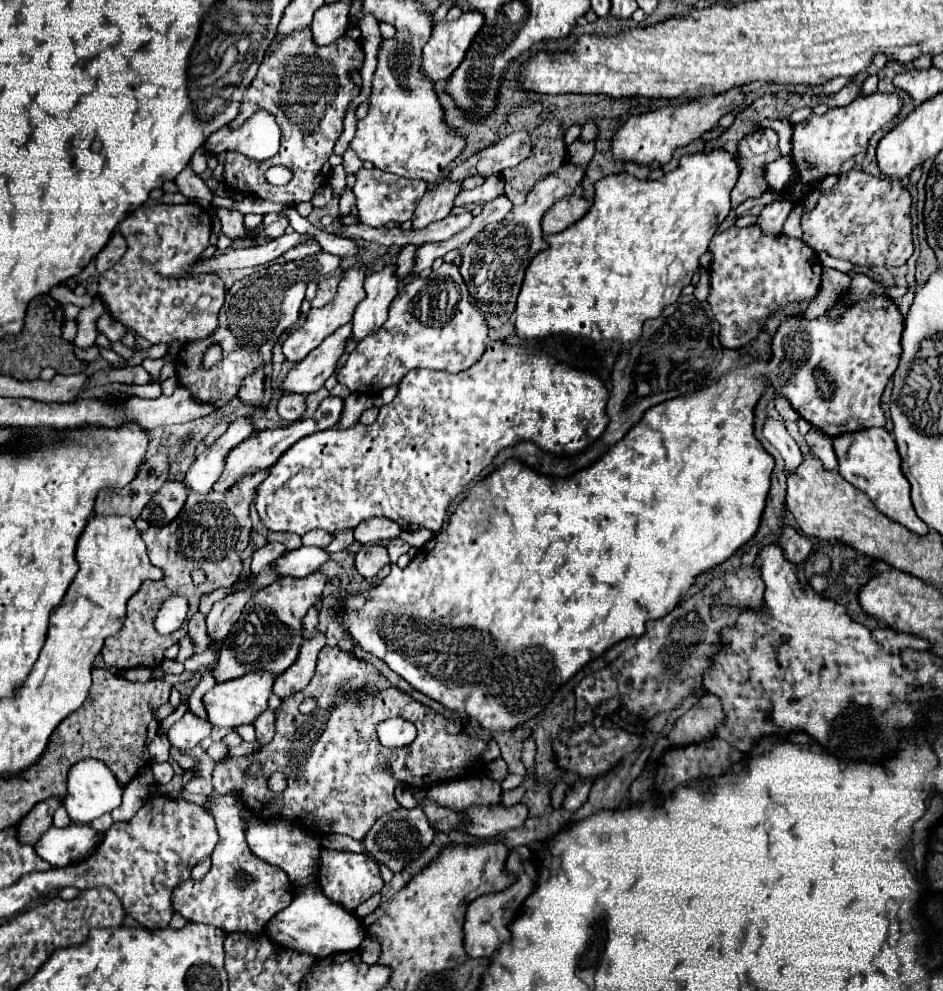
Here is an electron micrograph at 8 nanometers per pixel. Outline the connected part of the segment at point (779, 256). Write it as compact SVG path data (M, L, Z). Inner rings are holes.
M732 226L722 234L714 234L710 252L714 260L710 266L708 304L720 324L720 344L724 348L736 350L748 344L772 312L790 302L814 298L818 292L822 264L818 254L802 240L784 234L768 236L758 226Z

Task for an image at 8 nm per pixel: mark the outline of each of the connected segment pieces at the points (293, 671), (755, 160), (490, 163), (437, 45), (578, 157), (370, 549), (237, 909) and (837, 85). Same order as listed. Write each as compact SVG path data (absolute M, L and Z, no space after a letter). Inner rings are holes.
M316 634L314 638L306 638L300 646L300 654L298 654L298 660L294 662L294 666L290 666L290 670L282 672L276 678L274 694L278 694L280 698L286 698L286 696L294 696L296 692L304 690L314 676L316 656L324 646L326 646L324 634Z
M770 130L770 146L768 150L752 150L750 140L760 140L762 134L746 136L738 142L738 160L740 160L740 178L732 190L732 208L736 210L744 200L758 198L768 190L768 182L764 178L764 168L780 158L778 148L778 134ZM768 156L768 158L766 158Z
M526 130L512 132L498 140L492 146L486 146L484 150L472 154L468 160L454 166L454 170L448 174L450 180L464 180L468 176L482 176L488 178L490 174L498 174L504 168L514 168L522 160L526 160L532 154L532 140Z
M466 12L454 22L438 22L424 46L422 72L432 80L446 80L462 64L470 44L484 24L480 12Z
M576 140L576 142L572 142L572 144L568 146L568 154L570 154L570 162L586 166L588 160L594 156L594 142Z
M354 542L348 550L356 556L356 572L364 578L374 578L384 568L384 564L390 562L386 548L380 544L360 546L358 542Z
M212 794L204 808L214 816L218 830L218 844L212 852L212 868L202 880L184 880L172 892L172 908L190 922L216 926L224 932L260 932L272 916L284 910L296 892L296 886L286 878L286 872L268 862L262 862L248 850L242 834L242 800L234 794Z
M832 78L832 80L828 80L828 82L820 84L820 86L814 86L814 92L818 92L818 94L834 94L846 84L848 84L848 78Z

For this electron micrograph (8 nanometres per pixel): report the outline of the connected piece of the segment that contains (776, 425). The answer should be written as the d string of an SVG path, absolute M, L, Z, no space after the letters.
M768 418L764 424L764 438L782 454L786 466L784 466L784 474L792 474L800 464L802 464L802 454L798 450L798 444L792 440L792 436L786 432L784 424L780 424L778 420Z

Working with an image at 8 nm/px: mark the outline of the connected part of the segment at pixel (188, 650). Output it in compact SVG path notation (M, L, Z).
M184 636L182 640L180 640L180 652L178 652L178 656L174 658L174 660L178 660L178 662L184 662L188 656L192 656L194 654L194 646L192 646L192 640L188 638L188 636Z

